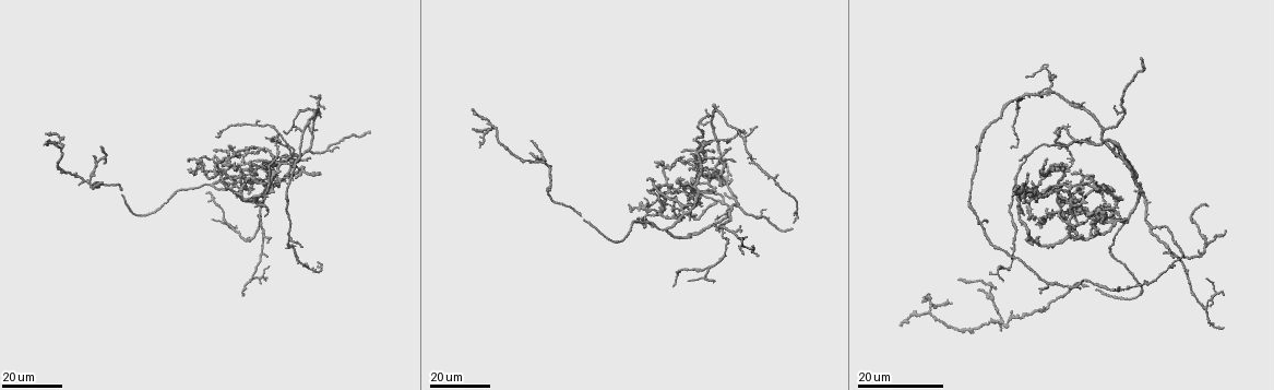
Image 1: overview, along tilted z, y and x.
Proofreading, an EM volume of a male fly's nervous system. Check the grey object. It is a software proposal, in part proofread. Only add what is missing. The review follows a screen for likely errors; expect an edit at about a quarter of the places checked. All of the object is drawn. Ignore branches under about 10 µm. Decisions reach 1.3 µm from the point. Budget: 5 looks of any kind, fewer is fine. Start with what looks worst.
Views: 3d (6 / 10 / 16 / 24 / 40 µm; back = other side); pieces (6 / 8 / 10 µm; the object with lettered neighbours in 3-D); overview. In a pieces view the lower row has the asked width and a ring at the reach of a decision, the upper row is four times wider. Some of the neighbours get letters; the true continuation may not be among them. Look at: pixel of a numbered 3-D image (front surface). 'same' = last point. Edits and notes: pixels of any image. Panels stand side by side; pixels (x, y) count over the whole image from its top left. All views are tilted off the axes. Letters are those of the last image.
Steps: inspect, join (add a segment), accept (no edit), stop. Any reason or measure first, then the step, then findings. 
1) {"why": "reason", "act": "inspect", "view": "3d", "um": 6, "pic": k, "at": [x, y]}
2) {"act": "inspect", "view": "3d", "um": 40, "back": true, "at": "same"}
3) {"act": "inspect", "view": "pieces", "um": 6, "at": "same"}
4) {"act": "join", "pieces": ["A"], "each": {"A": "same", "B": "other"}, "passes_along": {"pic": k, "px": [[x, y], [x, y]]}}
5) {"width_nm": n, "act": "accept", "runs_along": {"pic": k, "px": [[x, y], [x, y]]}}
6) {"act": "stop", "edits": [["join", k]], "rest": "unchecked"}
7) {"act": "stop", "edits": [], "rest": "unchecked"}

{"why": "an open end", "act": "inspect", "view": "3d", "um": 16, "pic": 1, "at": [267, 148]}

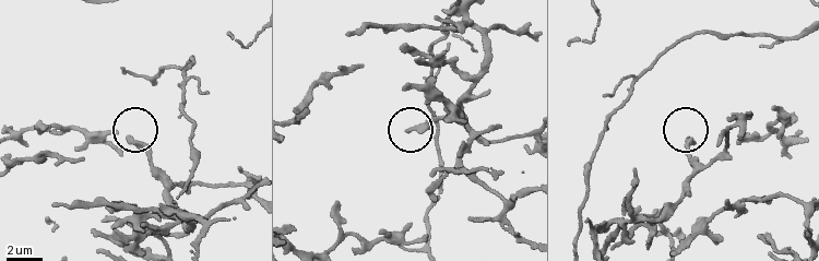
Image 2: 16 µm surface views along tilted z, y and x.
{"act": "inspect", "view": "pieces", "um": 10, "pic": 2, "at": [409, 131]}

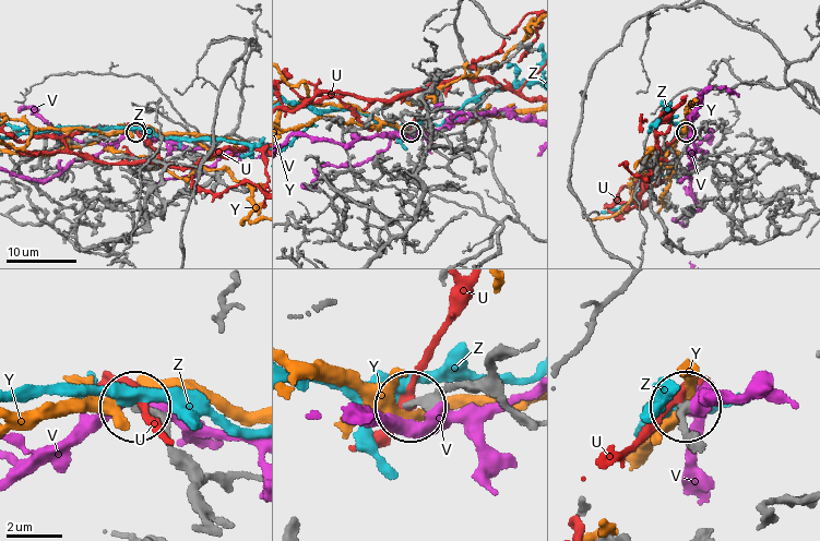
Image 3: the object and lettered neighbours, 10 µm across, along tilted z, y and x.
{"act": "accept", "each": {"U": "other", "V": "other", "Y": "other", "Z": "other"}, "runs_along": {"pic": 3, "px": [[499, 348], [487, 375], [452, 384], [415, 406]]}, "found": "none of them fits"}

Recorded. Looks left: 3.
{"why": "free end", "act": "inspect", "view": "3d", "um": 24, "pic": 1, "at": [532, 140]}

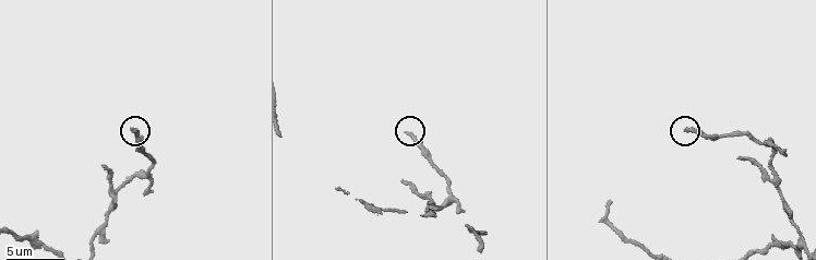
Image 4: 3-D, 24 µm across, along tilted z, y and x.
{"act": "inspect", "view": "pieces", "um": 10, "pic": 4, "at": [409, 135]}

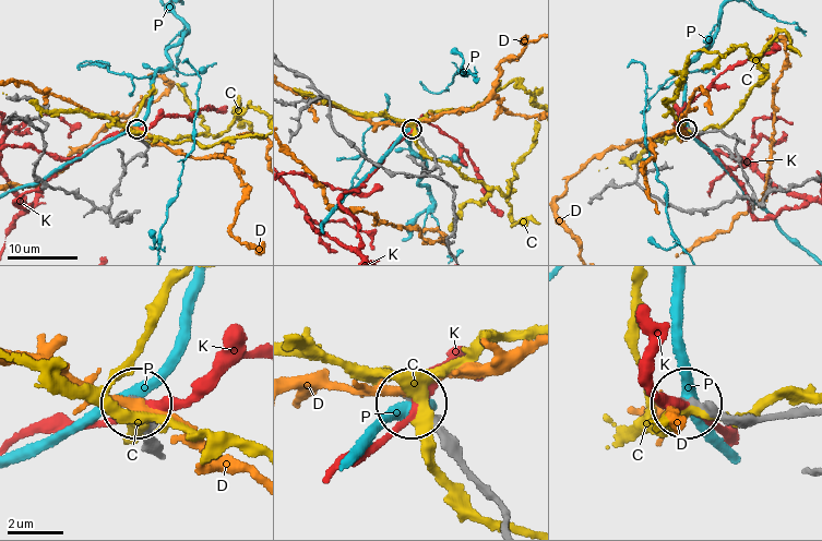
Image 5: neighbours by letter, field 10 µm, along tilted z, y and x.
{"act": "accept", "each": {"C": "other", "D": "other", "K": "other", "P": "other"}, "runs_along": {"pic": 5, "px": [[508, 520], [460, 441], [410, 401]]}, "found": "no lettered segment goes on from it"}

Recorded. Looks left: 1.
{"act": "stop", "edits": [], "rest": "unchecked"}

